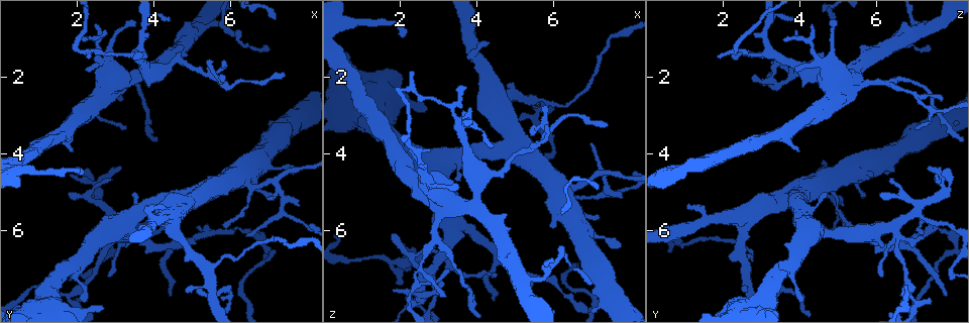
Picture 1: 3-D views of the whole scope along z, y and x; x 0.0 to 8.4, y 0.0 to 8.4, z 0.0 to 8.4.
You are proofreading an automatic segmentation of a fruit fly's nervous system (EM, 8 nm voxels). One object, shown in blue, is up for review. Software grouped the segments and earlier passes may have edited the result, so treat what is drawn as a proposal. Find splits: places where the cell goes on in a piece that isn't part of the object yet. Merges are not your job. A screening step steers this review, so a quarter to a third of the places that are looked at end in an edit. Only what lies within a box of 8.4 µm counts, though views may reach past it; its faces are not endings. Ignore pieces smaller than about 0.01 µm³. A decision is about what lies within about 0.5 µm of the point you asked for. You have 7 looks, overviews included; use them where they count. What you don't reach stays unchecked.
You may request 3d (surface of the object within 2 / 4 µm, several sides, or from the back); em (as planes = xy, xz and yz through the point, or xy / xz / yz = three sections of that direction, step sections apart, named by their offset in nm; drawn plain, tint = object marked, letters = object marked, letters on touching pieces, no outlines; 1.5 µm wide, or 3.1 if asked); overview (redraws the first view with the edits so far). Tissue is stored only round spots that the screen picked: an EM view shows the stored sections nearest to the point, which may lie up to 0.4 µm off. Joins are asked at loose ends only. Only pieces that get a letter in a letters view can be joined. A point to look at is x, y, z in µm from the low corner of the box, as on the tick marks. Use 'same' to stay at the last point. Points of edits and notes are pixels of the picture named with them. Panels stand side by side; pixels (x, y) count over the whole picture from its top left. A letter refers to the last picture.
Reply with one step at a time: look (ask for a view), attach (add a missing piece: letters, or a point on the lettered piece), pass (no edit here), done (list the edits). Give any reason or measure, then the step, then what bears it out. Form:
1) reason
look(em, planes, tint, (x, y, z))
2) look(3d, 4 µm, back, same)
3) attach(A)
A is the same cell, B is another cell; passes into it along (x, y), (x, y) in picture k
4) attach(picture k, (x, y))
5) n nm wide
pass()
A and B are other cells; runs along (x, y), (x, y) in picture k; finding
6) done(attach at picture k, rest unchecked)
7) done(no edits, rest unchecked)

tapers out
look(em, planes, letters, (7.00, 1.35, 7.40))

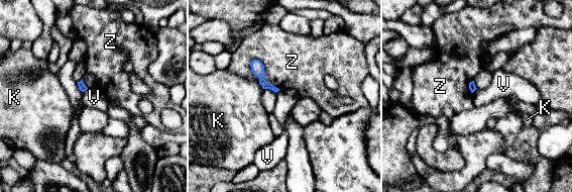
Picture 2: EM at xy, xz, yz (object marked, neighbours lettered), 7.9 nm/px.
Z touches over 320 nm
pass()
K, V and Z are other cells; no lettered piece goes on from it

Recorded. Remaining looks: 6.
thin end
look(em, xy, step 4, letters, (5.75, 1.60, 3.30))

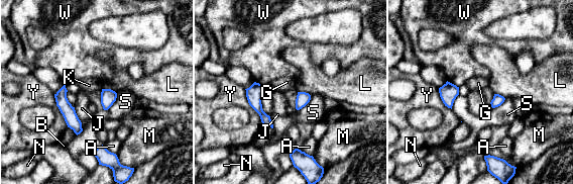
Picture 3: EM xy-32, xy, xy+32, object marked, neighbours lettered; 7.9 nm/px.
another direction
look(em, planes, letters, same)

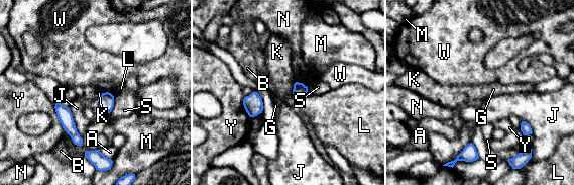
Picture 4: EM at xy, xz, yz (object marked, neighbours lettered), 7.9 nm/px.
J touches over 260 nm
pass()
A, B, G, J, K, L, M, N, S, W and Y are other cells; no lettered piece goes on from it

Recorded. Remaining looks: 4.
branch stops here
look(em, yz, step 4, plain, (2.05, 4.30, 0.95))

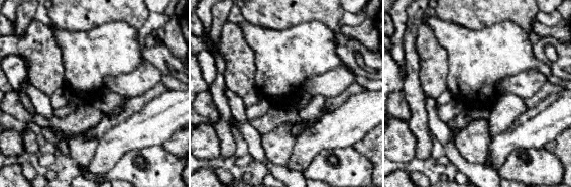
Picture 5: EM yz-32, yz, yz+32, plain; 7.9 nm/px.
look(em, yz, step 4, letters, same)

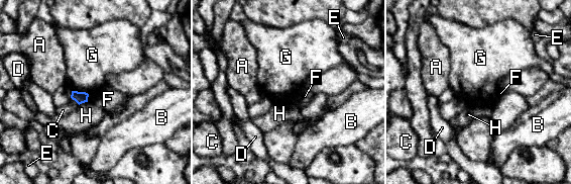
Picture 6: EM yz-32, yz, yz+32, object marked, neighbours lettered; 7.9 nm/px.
pass()
A, B, C, D, E, F, G and H are other cells; border along (72, 90), (86, 92), (88, 101) in picture 6; none of them fits

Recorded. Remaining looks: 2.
done(no edits, rest unchecked)

